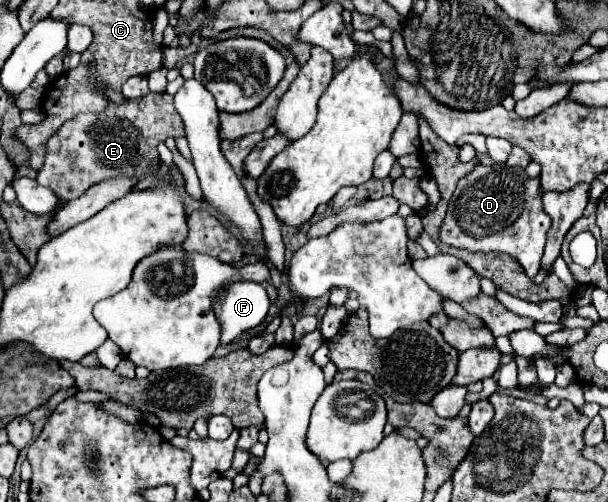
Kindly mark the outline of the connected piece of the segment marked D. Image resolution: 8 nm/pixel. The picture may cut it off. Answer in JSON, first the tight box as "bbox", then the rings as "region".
{"bbox":[441,163,549,277],"region":[[[507,163],[475,165],[463,179],[449,201],[441,241],[469,251],[503,251],[513,255],[529,277],[535,277],[541,267],[545,235],[549,231],[549,215],[543,211],[539,177],[527,177],[525,169],[509,167]]]}

